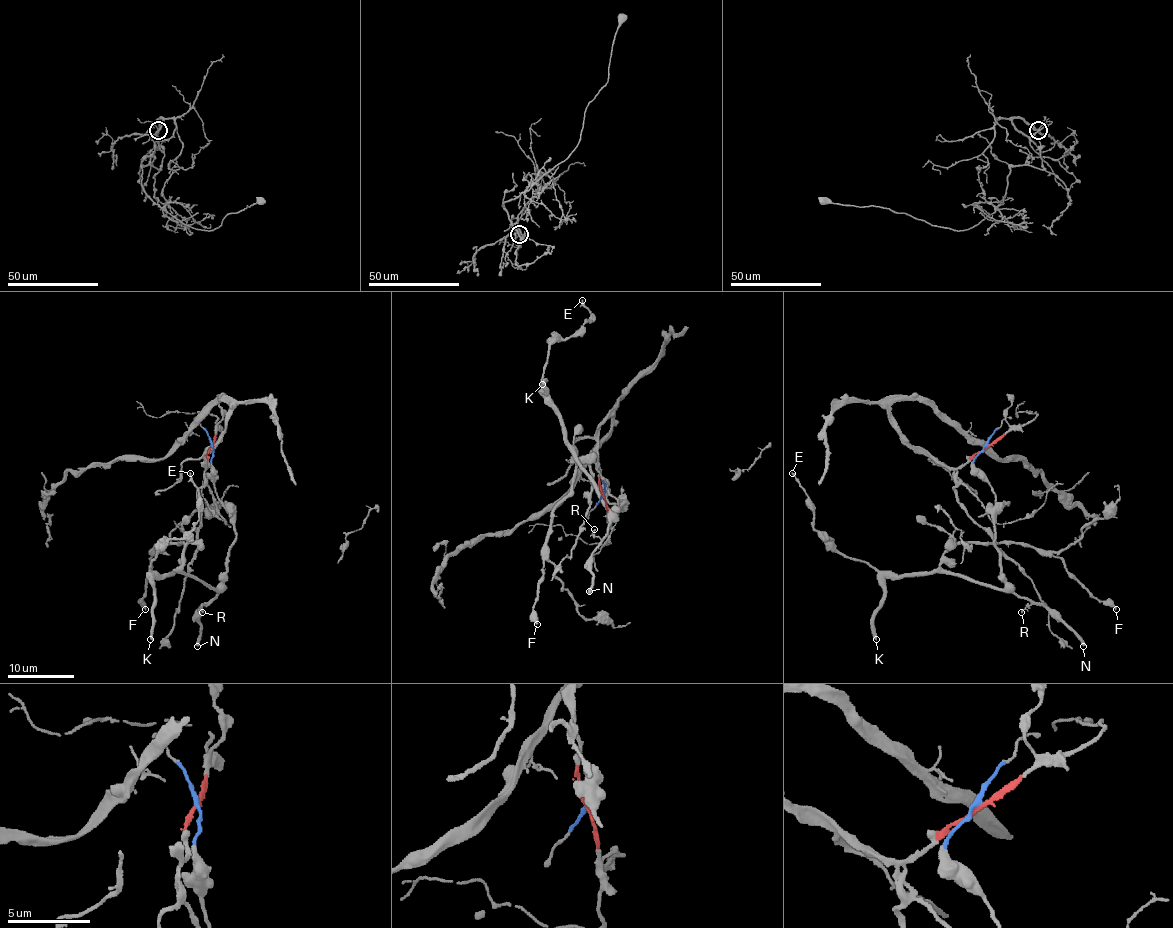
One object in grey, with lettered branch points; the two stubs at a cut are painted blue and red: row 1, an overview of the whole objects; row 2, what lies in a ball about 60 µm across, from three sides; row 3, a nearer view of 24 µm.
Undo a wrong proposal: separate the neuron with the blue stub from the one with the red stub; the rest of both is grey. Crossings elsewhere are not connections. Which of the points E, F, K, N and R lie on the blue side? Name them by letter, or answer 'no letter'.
E, F, K, N, R

